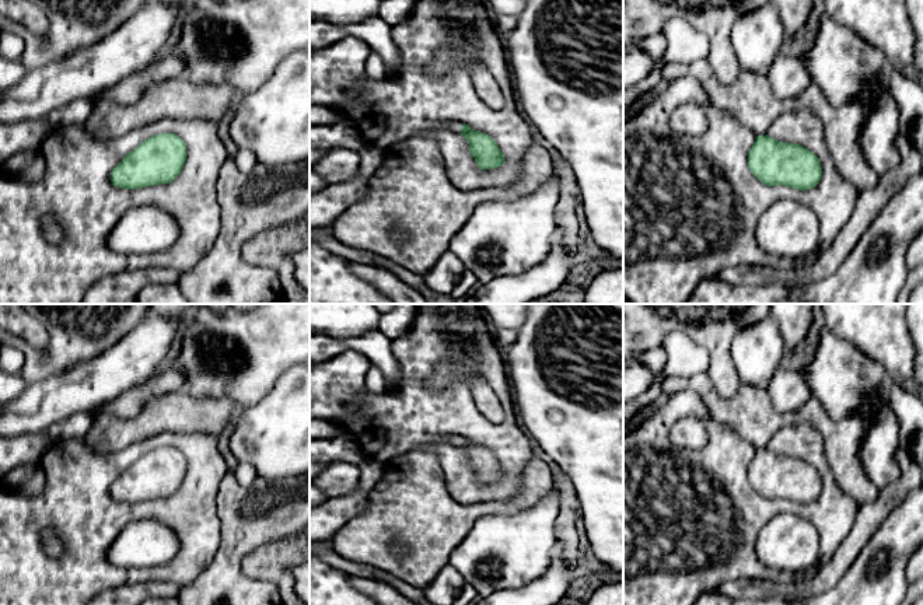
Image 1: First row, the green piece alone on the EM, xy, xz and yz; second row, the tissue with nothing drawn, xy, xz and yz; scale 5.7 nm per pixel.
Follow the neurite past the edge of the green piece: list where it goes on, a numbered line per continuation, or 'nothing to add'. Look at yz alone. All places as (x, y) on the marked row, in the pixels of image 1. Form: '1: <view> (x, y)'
1: yz (750, 100)

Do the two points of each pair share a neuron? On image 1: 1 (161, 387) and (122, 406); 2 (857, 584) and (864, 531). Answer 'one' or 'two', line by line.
1: one
2: two

